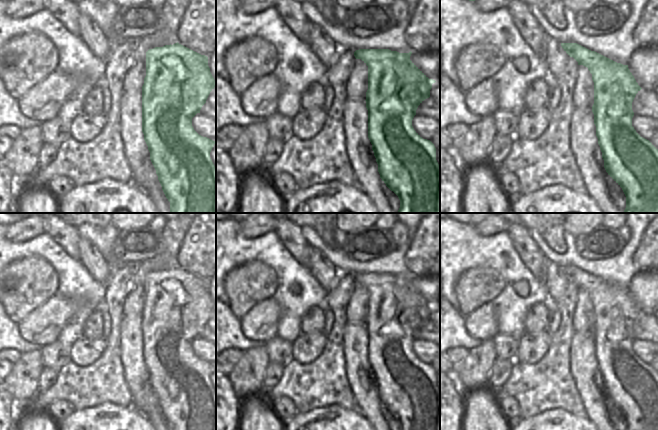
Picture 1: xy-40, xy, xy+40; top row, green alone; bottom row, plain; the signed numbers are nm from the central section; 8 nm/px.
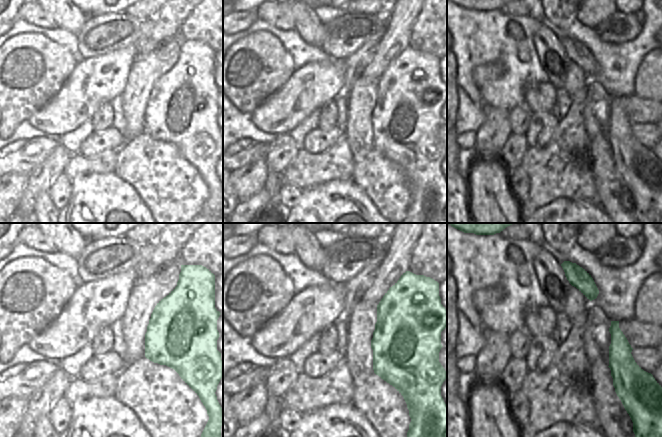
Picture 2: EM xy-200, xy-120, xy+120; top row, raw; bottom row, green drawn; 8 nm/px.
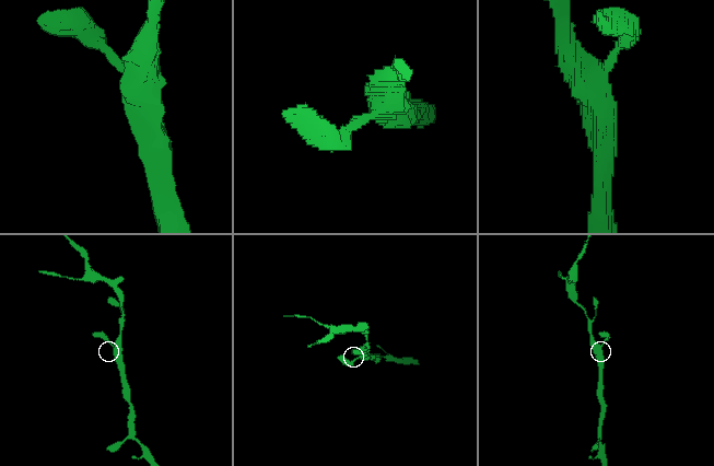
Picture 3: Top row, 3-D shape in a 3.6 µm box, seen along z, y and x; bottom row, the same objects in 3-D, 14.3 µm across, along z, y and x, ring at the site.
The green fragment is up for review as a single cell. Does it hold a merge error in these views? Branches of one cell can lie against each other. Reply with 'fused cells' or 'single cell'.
single cell

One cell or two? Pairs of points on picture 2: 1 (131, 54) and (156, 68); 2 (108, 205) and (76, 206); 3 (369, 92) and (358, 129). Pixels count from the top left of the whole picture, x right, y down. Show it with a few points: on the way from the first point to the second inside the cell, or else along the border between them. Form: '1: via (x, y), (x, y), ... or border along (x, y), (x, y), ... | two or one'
1: border along (137, 58), (131, 66), (127, 80) | two
2: via (100, 207), (84, 207) | one
3: via (360, 101), (358, 120) | one

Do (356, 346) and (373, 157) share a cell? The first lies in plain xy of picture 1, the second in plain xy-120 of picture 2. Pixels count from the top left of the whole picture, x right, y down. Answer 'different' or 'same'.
different

